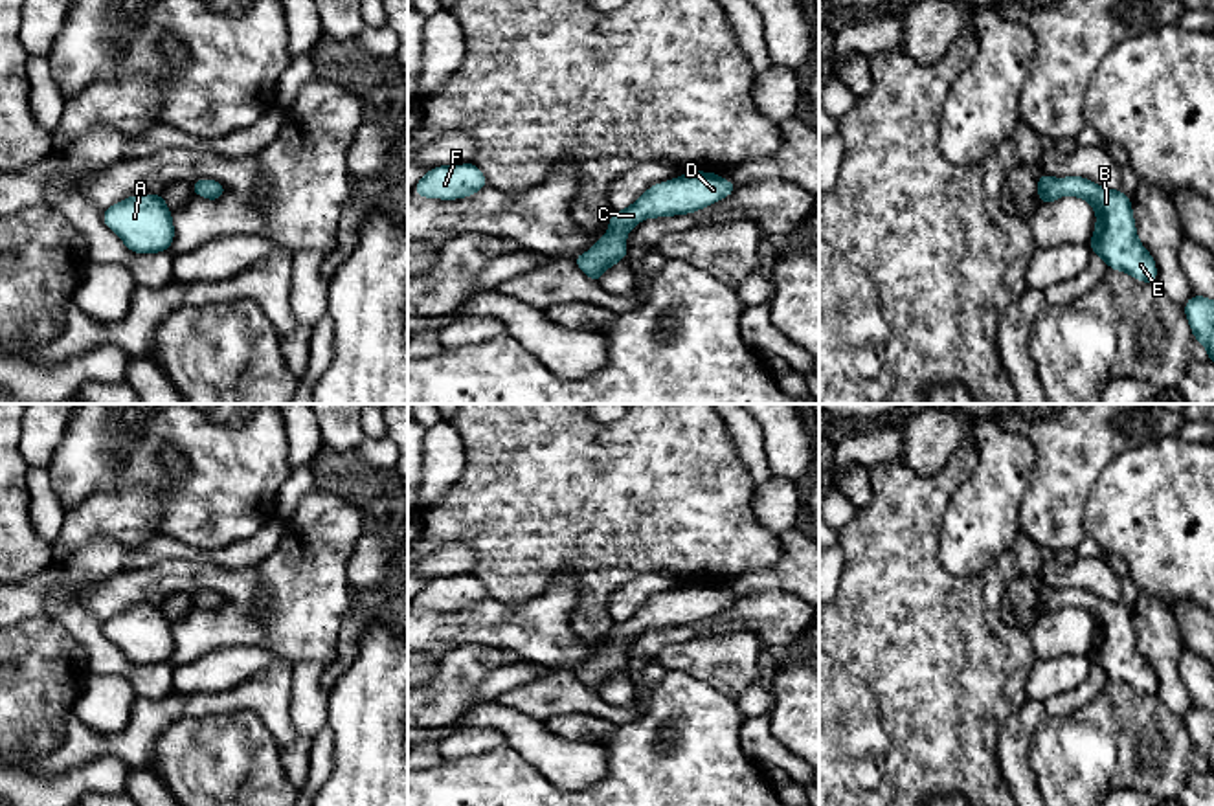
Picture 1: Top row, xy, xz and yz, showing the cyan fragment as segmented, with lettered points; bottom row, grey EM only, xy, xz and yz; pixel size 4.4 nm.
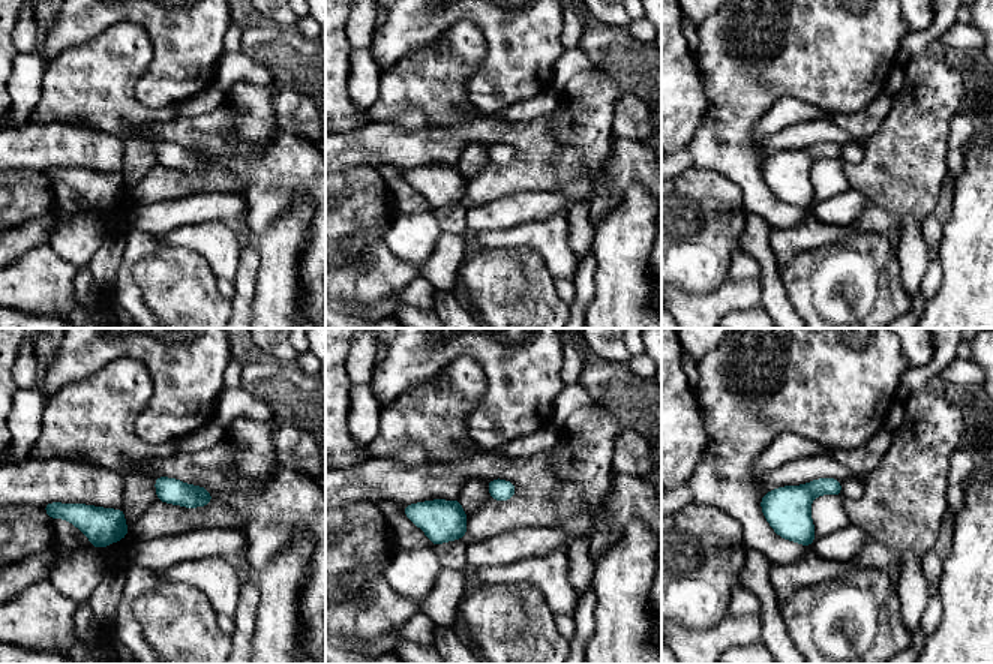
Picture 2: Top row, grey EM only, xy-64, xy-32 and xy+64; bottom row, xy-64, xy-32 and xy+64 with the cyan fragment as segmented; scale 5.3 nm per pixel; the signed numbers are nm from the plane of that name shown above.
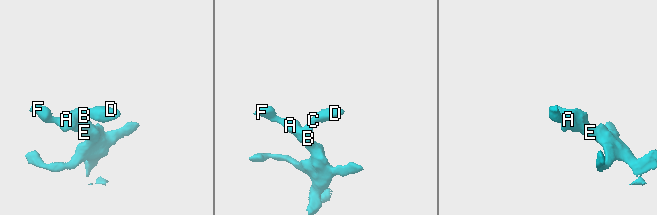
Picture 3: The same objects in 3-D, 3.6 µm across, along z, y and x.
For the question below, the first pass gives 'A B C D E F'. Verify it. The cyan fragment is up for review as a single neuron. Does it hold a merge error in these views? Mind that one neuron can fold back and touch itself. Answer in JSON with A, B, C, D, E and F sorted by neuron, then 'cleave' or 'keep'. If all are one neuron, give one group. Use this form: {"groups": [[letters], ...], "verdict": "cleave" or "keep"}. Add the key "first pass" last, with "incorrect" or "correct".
{"groups": [["A", "B", "C", "D", "E", "F"]], "verdict": "keep", "first pass": "correct"}

